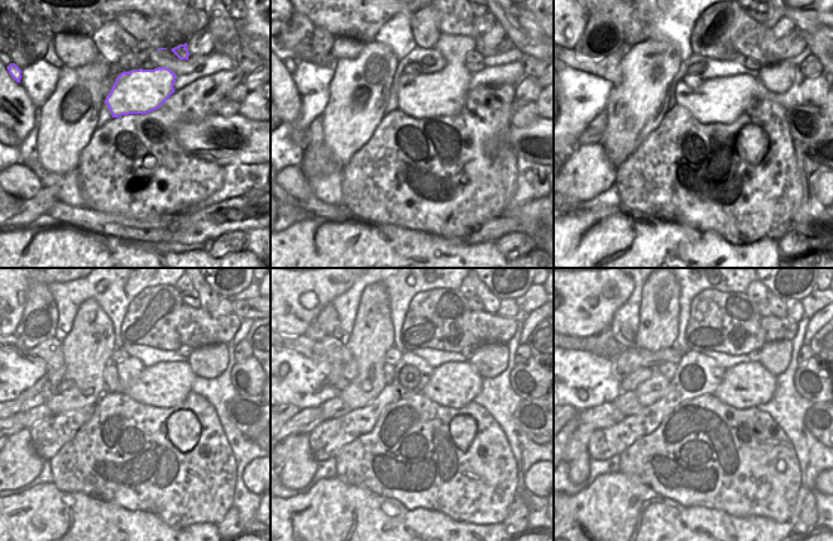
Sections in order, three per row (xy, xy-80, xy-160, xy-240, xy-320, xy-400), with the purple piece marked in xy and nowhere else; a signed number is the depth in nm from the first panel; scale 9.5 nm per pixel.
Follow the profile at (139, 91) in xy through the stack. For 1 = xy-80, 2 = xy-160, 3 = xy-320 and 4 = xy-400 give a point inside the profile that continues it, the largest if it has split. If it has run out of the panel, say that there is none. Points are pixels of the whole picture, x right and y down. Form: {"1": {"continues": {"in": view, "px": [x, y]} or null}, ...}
{"1": {"continues": {"in": "xy-80", "px": [443, 92]}}, "2": {"continues": {"in": "xy-160", "px": [723, 100]}}, "3": {"continues": {"in": "xy-320", "px": [454, 384]}}, "4": {"continues": {"in": "xy-400", "px": [747, 384]}}}

